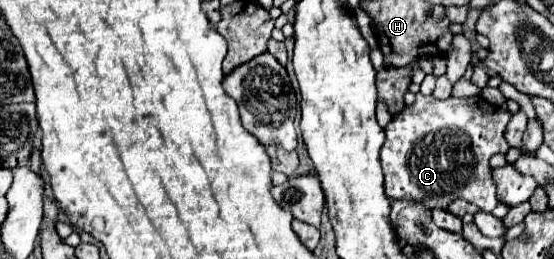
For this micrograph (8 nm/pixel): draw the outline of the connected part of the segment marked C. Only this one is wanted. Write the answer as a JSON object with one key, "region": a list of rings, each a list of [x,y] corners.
{"region":[[[417,93],[417,101],[407,105],[401,113],[397,113],[387,125],[387,139],[381,147],[381,165],[385,175],[385,193],[389,199],[409,199],[419,201],[427,209],[447,207],[455,199],[465,199],[477,205],[481,211],[491,213],[497,205],[495,185],[491,179],[489,159],[495,153],[507,153],[509,145],[503,137],[503,131],[511,119],[509,111],[487,103],[481,95],[475,97],[449,97],[445,101],[435,99],[433,95],[425,97]]]}

